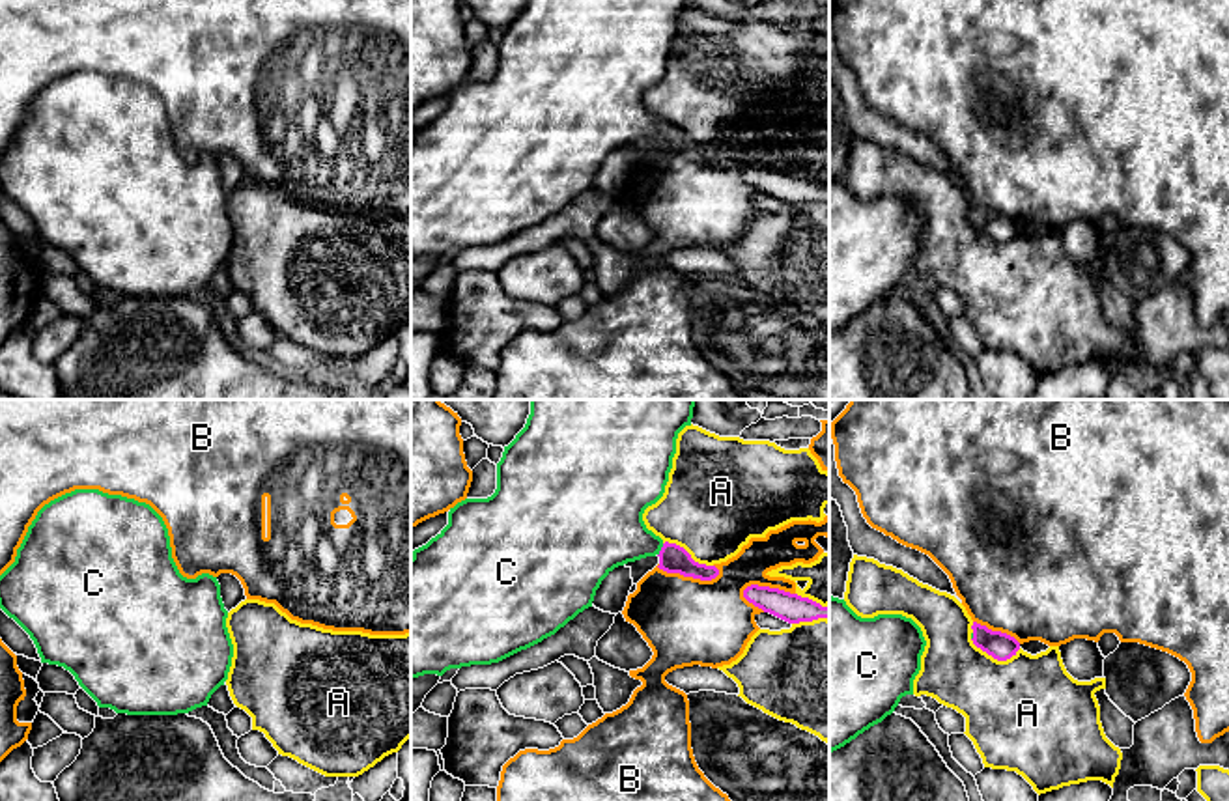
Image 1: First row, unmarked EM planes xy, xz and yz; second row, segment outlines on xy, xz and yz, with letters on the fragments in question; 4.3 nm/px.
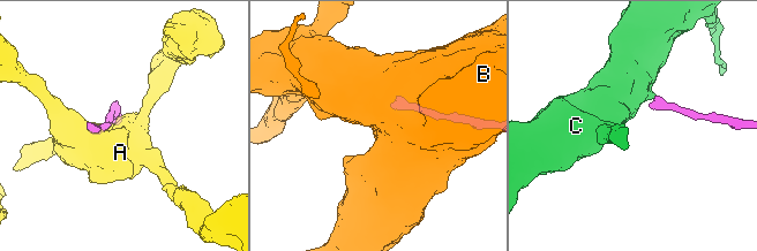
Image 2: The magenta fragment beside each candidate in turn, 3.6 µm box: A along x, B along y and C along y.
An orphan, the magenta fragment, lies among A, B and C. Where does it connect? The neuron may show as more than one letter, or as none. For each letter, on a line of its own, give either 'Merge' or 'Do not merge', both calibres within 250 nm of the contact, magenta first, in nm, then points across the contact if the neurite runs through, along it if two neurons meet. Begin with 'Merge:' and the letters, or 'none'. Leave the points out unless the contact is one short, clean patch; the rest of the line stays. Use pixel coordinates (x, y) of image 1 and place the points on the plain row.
Merge: C
A: Do not merge. Thickness 120 nm (magenta) against 460 nm
B: Do not merge. Thickness 130 nm (magenta) against 280 nm
C: Merge. Thickness 130 nm (magenta) against 320 nm. Path across: xz (673, 140), (662, 131), (607, 112)

